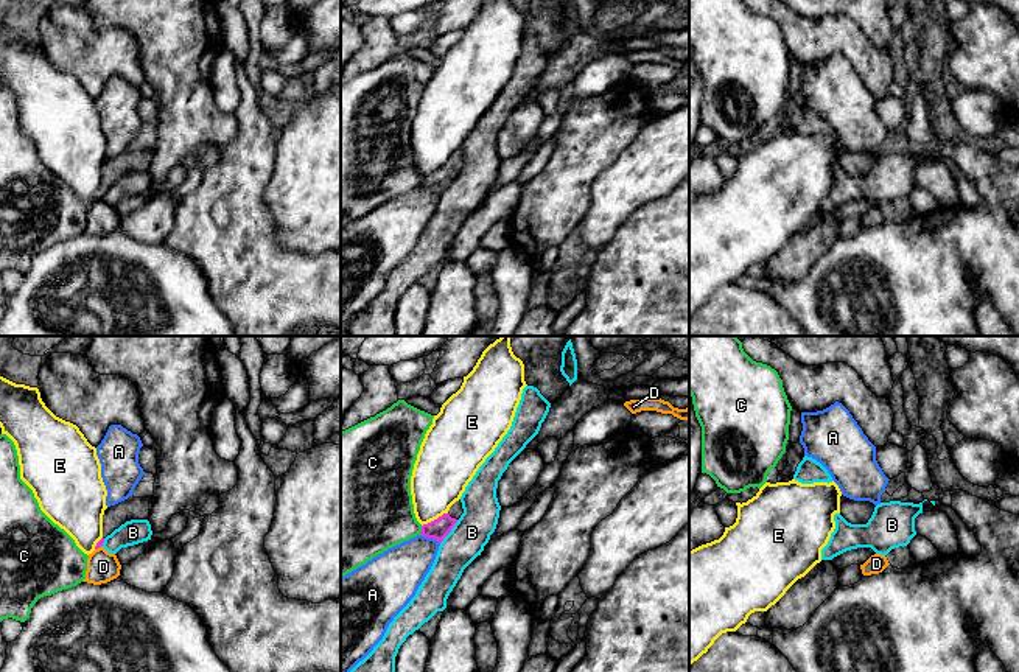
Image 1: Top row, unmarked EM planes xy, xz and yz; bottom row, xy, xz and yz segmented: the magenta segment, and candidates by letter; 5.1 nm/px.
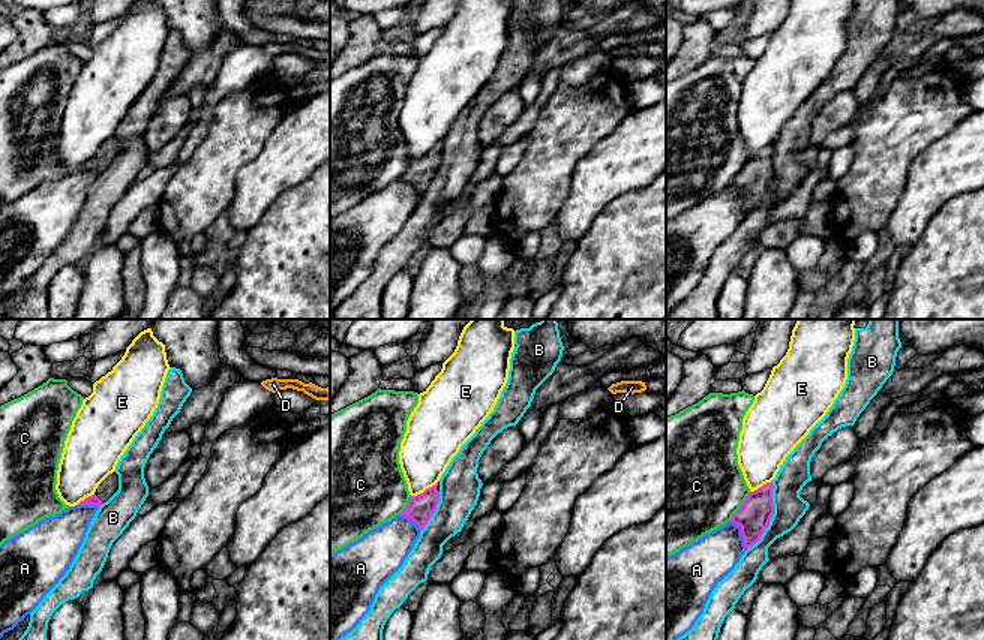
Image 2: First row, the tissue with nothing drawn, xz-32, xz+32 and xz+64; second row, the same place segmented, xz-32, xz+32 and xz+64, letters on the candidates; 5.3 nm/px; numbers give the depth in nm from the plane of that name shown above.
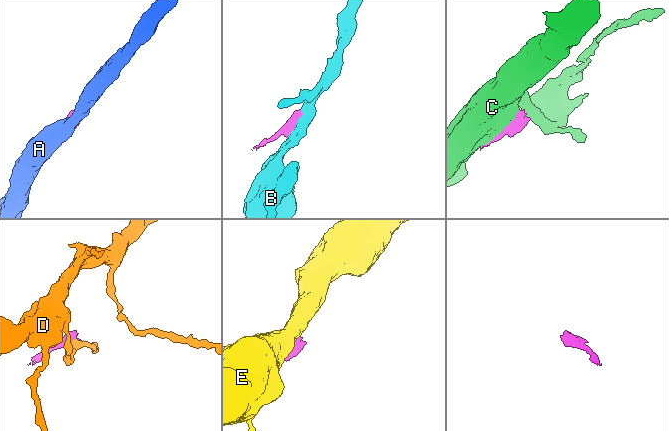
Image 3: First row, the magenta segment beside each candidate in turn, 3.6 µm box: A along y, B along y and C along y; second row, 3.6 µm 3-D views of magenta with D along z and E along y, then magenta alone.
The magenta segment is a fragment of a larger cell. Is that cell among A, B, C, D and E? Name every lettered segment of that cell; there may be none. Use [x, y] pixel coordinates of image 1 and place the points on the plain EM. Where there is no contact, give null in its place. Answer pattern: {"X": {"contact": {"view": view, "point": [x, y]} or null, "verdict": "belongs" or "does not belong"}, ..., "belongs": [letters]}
{"A": {"contact": {"view": "xz", "point": [430, 188]}, "verdict": "does not belong"}, "B": {"contact": {"view": "xz", "point": [450, 182]}, "verdict": "does not belong"}, "C": {"contact": {"view": "xz", "point": [422, 182]}, "verdict": "does not belong"}, "D": {"contact": {"view": "xy", "point": [98, 198]}, "verdict": "does not belong"}, "E": {"contact": {"view": "xz", "point": [434, 171]}, "verdict": "does not belong"}, "belongs": []}

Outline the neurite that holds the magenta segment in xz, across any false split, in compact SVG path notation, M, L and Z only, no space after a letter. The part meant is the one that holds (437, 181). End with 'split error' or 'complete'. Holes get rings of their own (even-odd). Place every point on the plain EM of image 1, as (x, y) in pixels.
M460 151L456 152L446 165L439 168L437 171L423 176L420 187L434 190L439 194L451 184L460 166L464 165Z | split error

